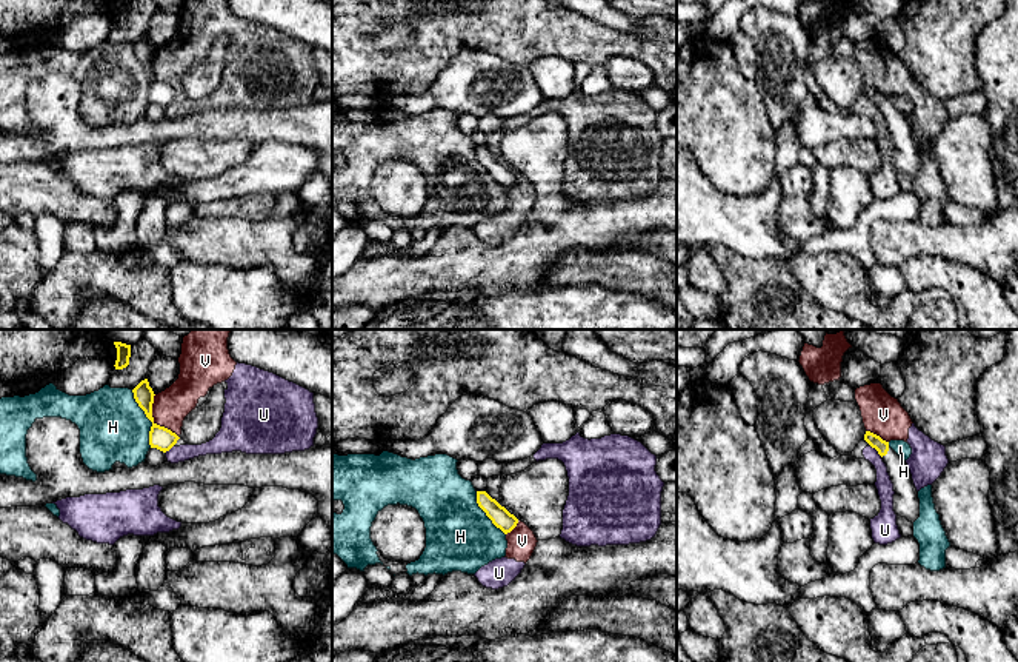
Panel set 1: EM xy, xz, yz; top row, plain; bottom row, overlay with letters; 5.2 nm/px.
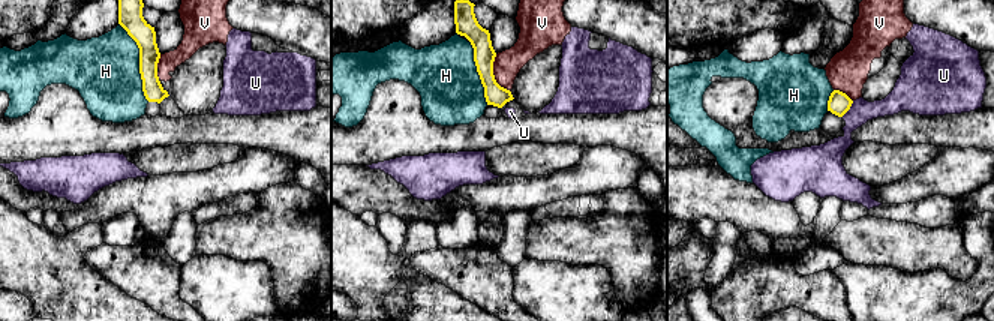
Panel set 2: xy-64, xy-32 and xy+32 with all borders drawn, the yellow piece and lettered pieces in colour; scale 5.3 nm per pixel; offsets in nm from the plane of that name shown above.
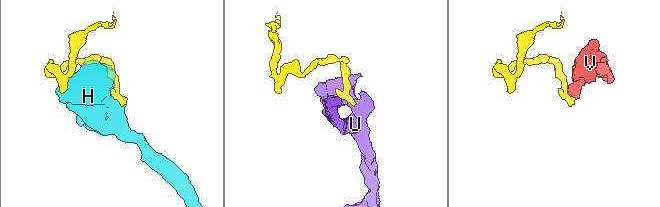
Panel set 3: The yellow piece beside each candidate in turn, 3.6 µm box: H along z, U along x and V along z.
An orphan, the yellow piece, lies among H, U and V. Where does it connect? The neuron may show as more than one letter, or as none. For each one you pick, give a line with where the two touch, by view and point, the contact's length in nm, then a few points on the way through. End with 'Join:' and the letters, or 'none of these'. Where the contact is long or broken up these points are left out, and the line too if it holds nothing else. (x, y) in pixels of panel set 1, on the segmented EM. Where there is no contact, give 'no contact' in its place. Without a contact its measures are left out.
Join: none of these

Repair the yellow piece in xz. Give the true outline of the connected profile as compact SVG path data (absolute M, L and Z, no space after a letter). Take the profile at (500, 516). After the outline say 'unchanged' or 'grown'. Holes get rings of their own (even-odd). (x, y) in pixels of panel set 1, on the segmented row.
M477 491L477 503L492 520L492 523L504 534L511 533L517 527L518 519L495 499L492 499L486 491Z; unchanged

